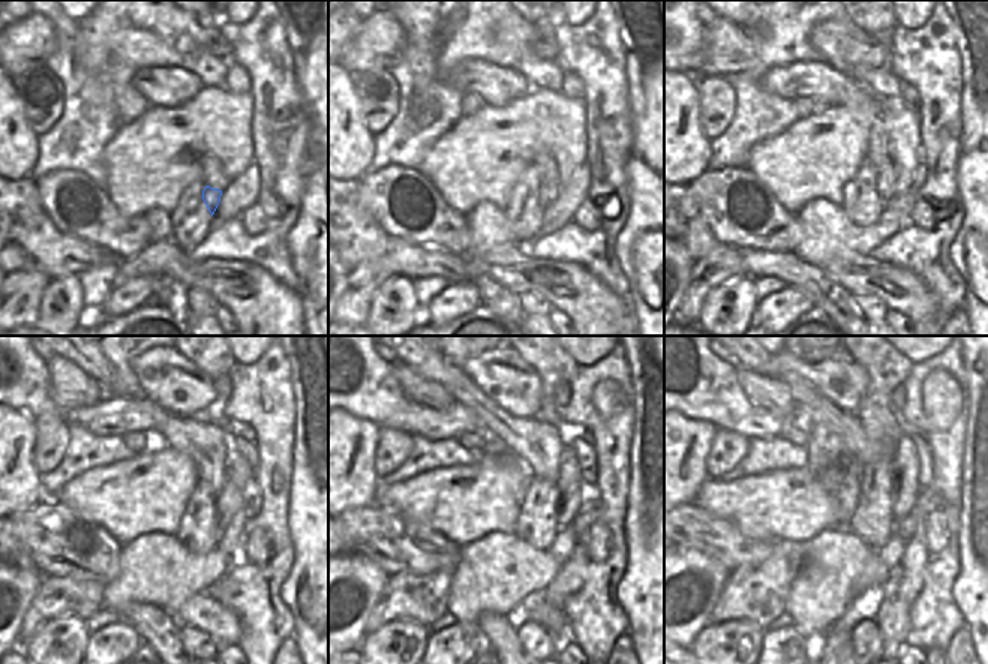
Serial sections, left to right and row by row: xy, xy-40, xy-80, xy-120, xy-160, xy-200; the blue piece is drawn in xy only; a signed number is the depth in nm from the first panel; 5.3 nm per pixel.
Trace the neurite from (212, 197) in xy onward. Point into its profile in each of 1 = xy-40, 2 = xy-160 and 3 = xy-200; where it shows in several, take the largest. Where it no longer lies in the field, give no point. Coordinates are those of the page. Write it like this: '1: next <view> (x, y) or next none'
1: next xy-40 (547, 191)
2: next xy-160 (570, 493)
3: next xy-200 (906, 463)

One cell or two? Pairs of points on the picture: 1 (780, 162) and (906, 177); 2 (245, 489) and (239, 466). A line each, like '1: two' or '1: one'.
1: one
2: one

